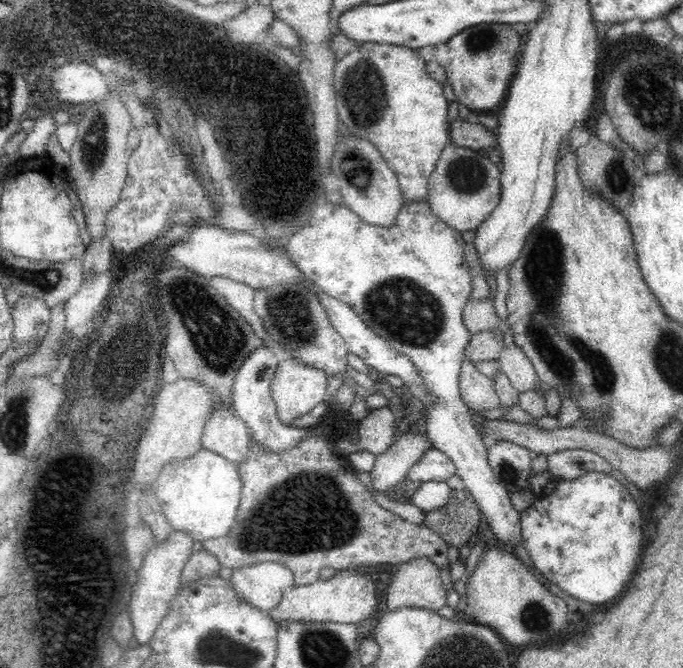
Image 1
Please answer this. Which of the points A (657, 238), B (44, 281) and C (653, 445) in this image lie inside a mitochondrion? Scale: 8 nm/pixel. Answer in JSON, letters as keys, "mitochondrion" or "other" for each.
{"A":"other","B":"mitochondrion","C":"other"}

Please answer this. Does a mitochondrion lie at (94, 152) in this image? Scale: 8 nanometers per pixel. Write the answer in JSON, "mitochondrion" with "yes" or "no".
{"mitochondrion":"yes"}

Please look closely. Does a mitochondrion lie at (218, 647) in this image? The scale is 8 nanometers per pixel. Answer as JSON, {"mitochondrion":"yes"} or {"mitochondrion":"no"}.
{"mitochondrion":"yes"}

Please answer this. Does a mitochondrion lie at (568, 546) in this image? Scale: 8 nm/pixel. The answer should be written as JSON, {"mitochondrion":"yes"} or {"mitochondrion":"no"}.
{"mitochondrion":"no"}

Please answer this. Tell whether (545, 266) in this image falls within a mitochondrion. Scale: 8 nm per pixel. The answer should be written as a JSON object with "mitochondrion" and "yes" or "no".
{"mitochondrion":"yes"}

